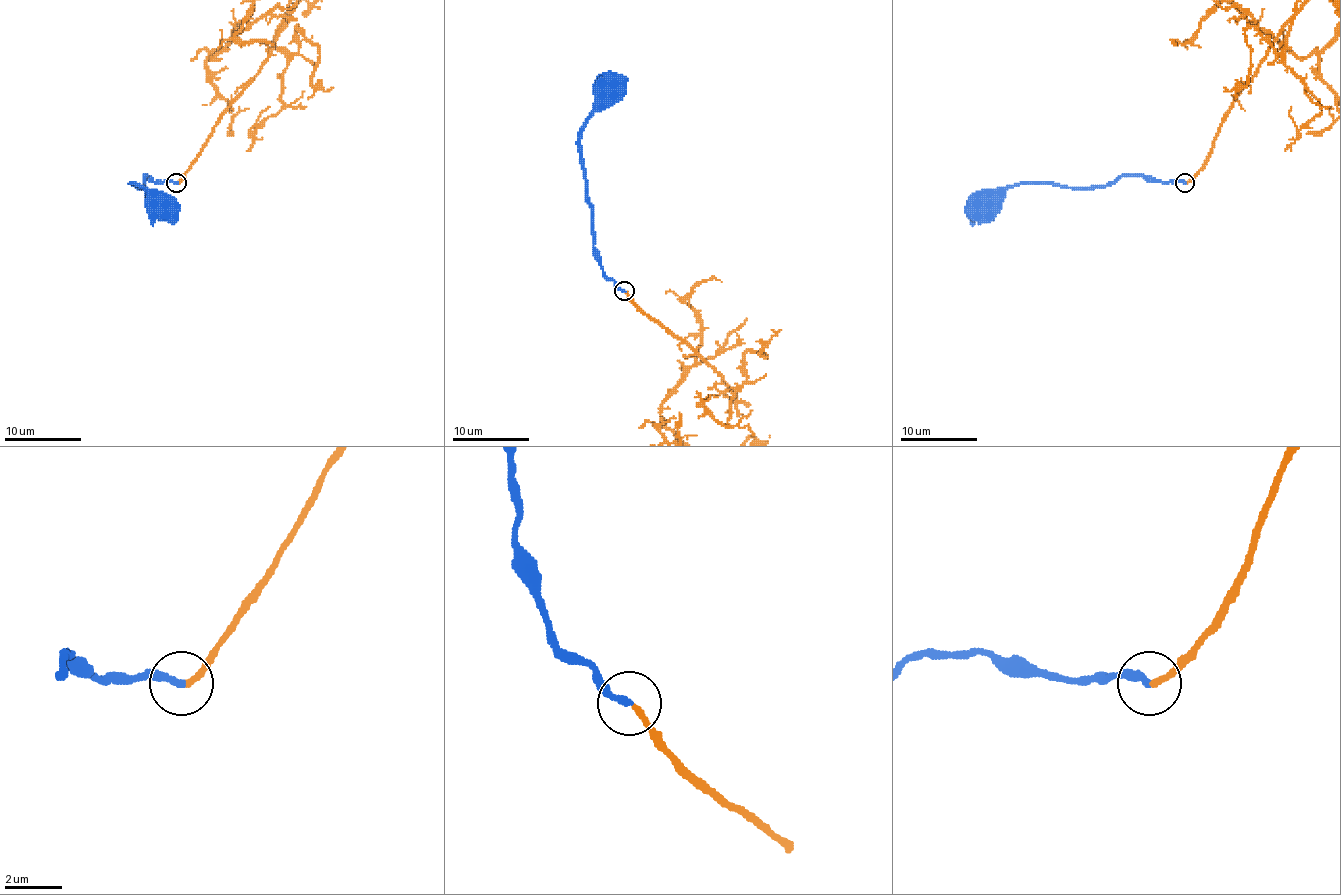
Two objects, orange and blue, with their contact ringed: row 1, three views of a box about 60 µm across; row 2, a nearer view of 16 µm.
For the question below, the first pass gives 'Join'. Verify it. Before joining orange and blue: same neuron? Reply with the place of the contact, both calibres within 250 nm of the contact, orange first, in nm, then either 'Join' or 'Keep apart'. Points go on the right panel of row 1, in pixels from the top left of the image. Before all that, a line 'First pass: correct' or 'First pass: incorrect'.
First pass: correct
Place: (1185, 183). Thickness 190 nm (orange) against 240 nm. Join

